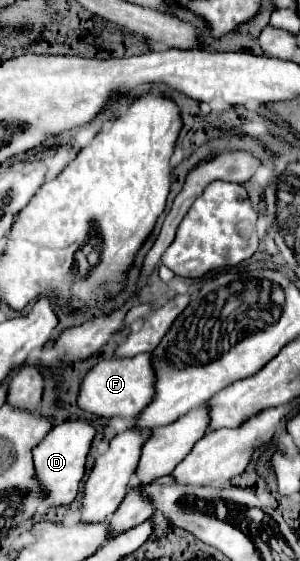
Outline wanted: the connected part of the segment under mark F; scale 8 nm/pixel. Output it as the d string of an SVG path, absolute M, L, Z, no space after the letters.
M141 353L131 359L105 359L93 365L81 381L77 405L97 417L137 417L153 399L153 369L151 353Z

